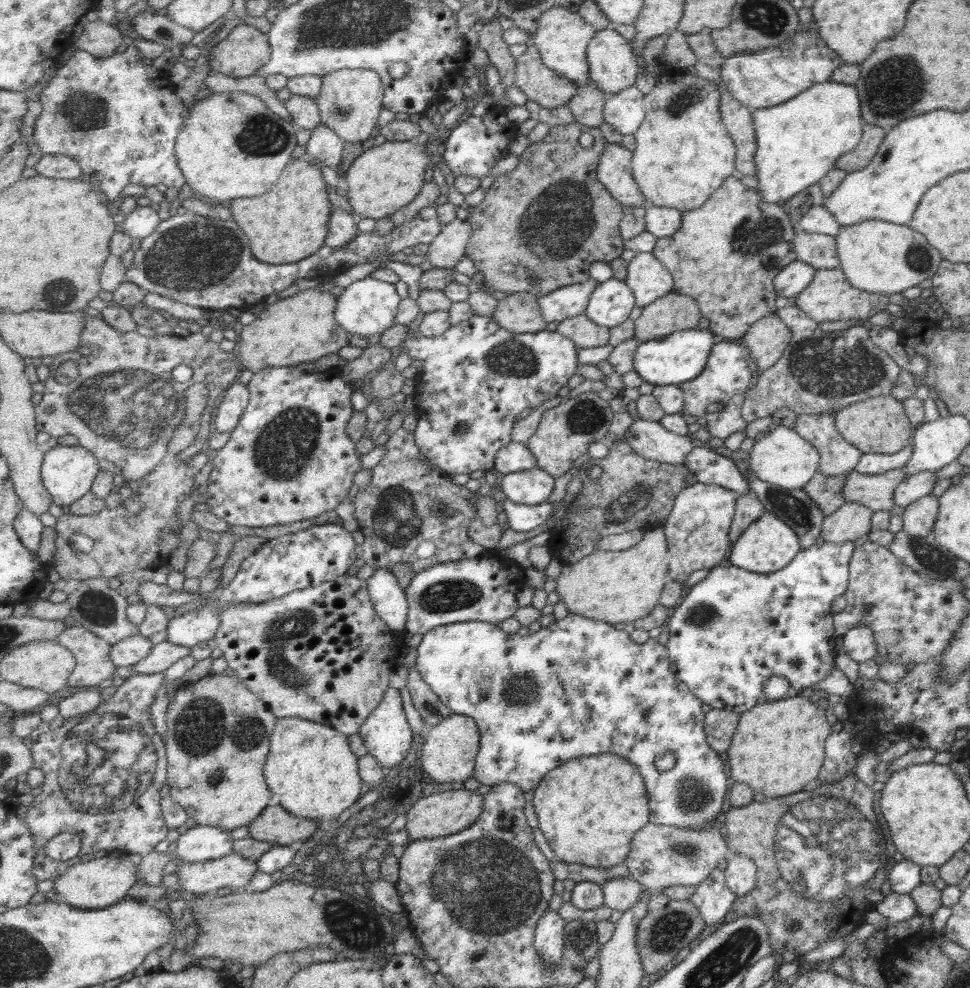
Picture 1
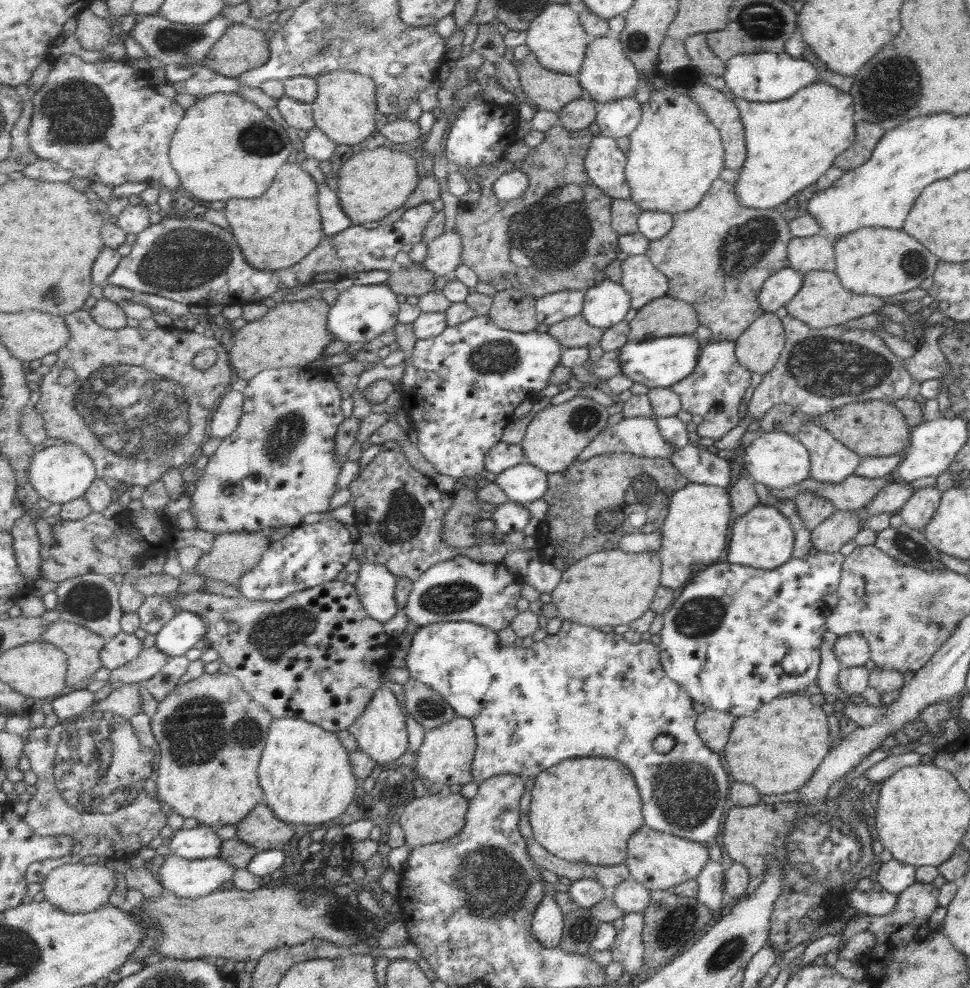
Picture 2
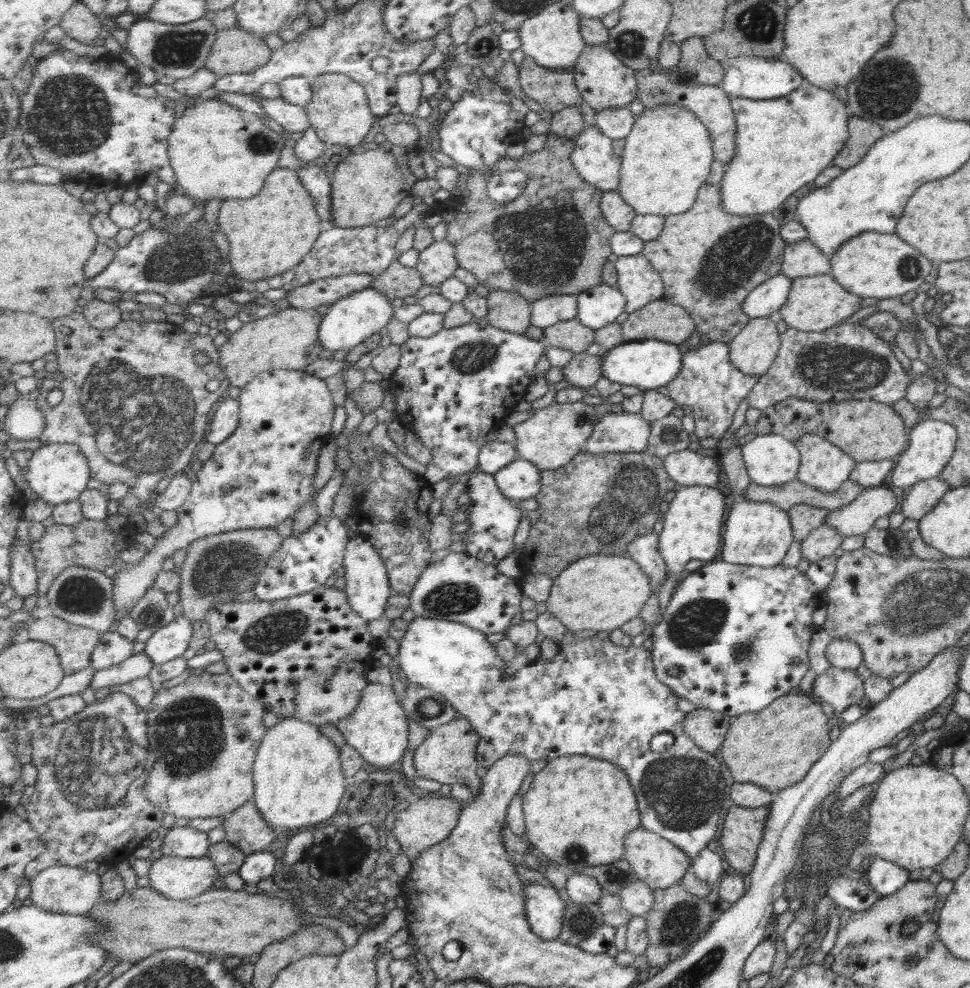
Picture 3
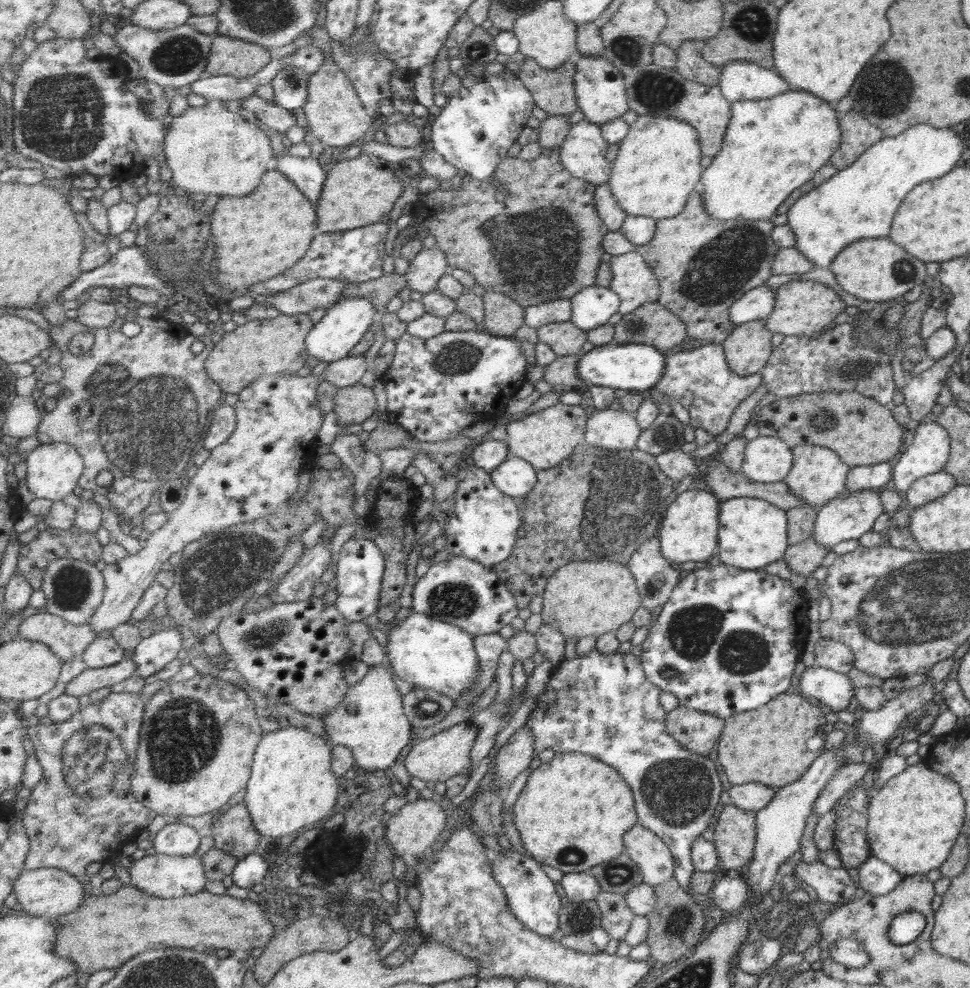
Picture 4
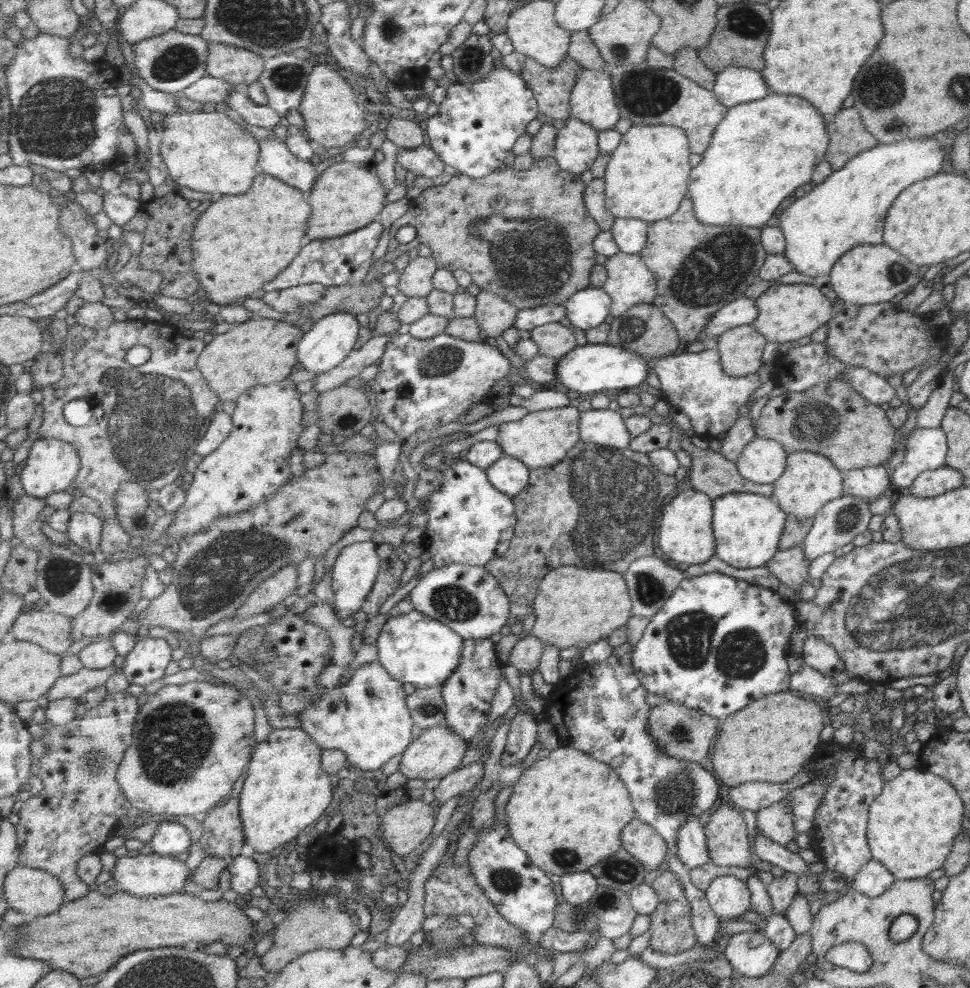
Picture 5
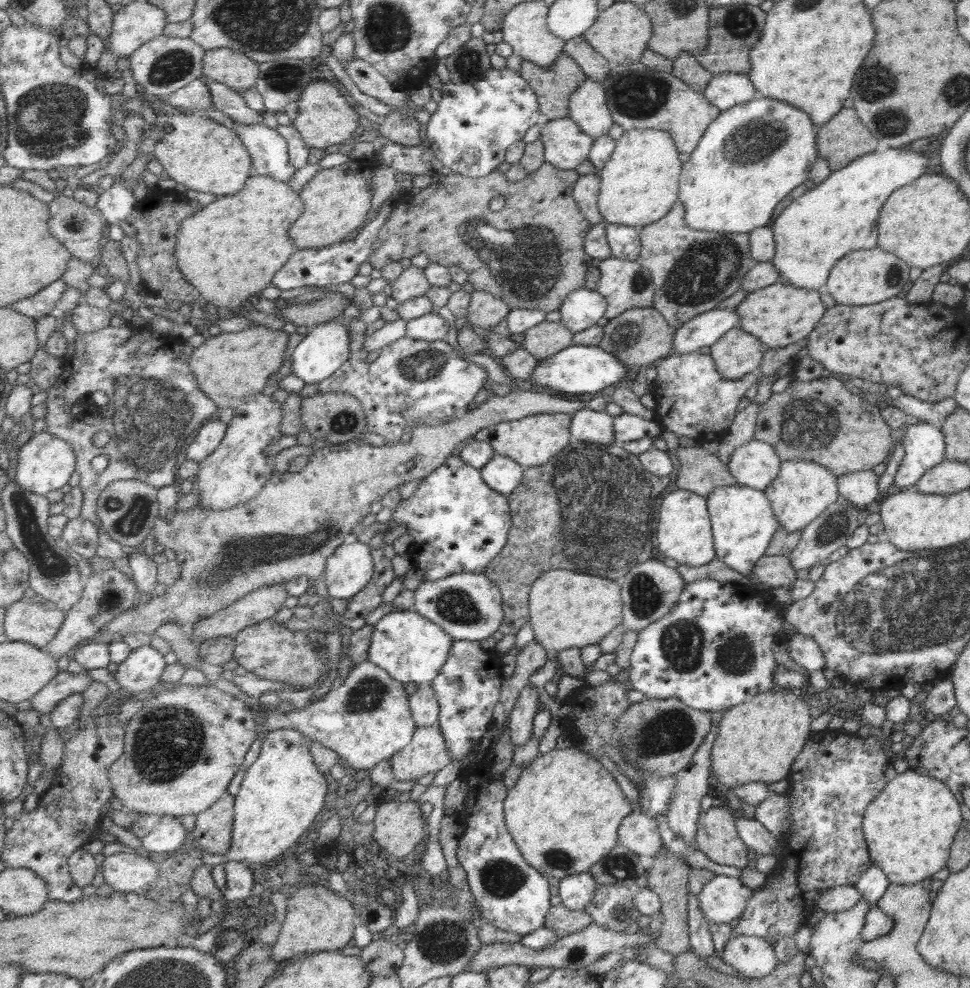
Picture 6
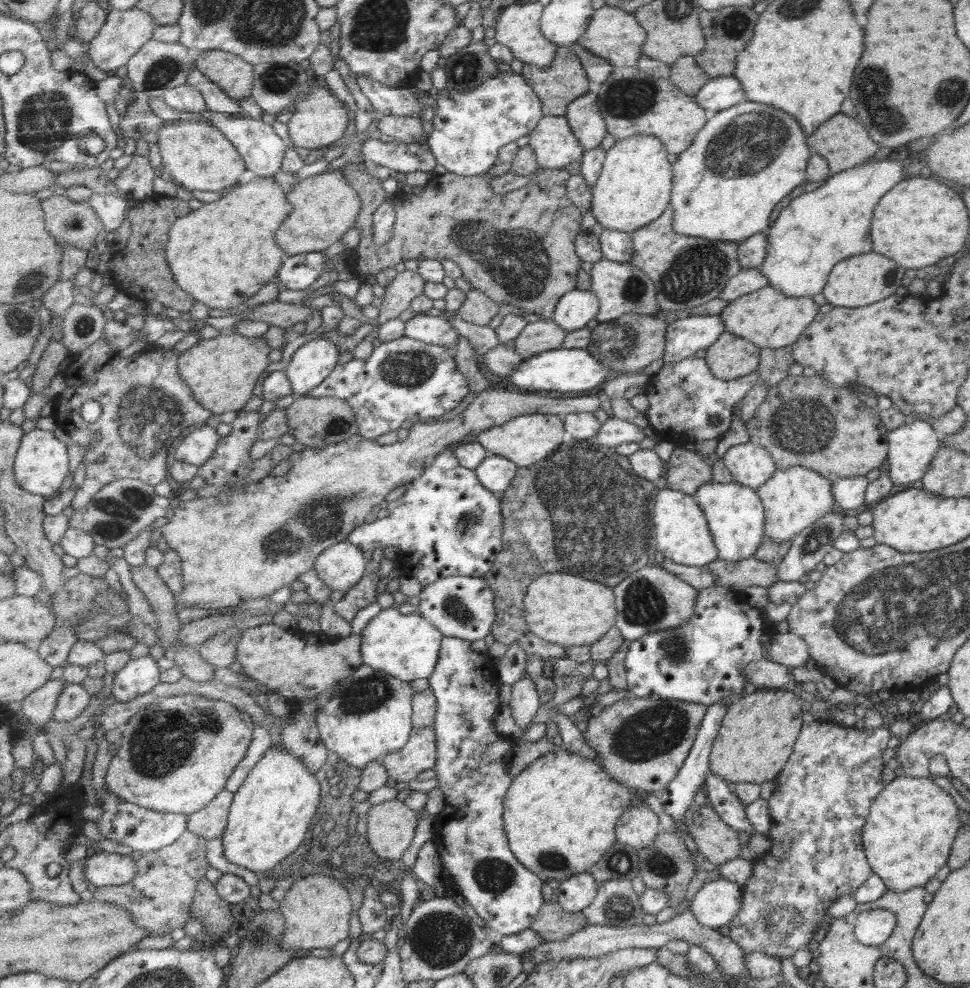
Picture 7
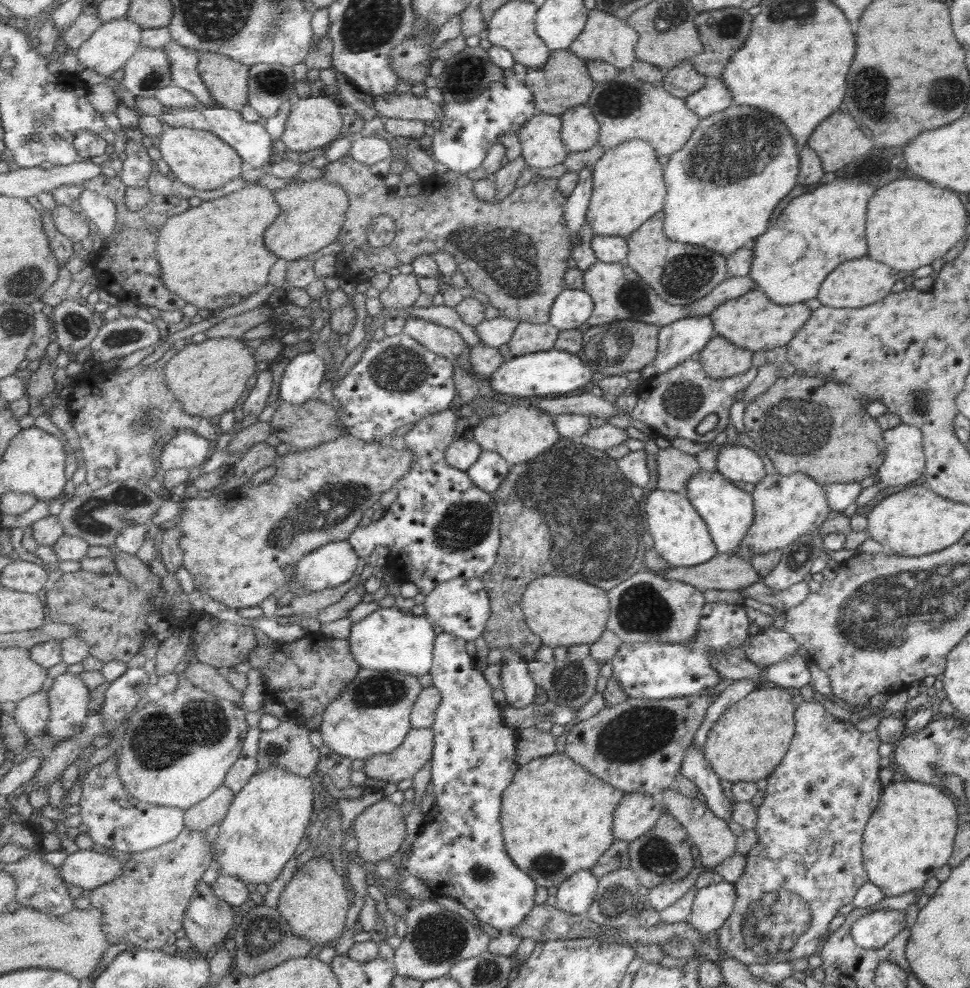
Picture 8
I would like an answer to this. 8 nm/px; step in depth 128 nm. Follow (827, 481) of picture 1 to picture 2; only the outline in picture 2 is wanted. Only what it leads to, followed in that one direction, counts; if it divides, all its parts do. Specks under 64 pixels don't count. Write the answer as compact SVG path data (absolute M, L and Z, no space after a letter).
M801 491L793 497L797 515L803 519L803 525L810 531L825 518L835 512L833 503L813 491Z

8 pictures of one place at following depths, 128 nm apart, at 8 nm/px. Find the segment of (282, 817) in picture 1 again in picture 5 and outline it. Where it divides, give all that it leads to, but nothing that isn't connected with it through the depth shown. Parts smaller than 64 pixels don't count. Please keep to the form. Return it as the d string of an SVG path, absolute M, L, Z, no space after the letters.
M239 796L228 798L202 817L200 845L207 855L237 858L245 848L245 825Z

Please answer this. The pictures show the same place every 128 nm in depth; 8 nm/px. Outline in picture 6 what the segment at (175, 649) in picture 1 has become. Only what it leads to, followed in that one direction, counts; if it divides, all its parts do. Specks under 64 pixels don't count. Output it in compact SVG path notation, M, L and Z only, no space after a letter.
M62 672L51 680L50 684L32 700L34 710L49 715L63 701L75 694L82 694L95 680L89 674L69 674Z

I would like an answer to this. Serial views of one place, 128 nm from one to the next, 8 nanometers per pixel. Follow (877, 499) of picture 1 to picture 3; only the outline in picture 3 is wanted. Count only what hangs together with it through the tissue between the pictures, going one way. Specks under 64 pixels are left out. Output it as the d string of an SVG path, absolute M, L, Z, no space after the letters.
M797 479L775 486L761 486L750 481L743 492L747 501L766 502L786 511L797 503L835 510L851 502L865 487L849 479L831 493L819 491Z

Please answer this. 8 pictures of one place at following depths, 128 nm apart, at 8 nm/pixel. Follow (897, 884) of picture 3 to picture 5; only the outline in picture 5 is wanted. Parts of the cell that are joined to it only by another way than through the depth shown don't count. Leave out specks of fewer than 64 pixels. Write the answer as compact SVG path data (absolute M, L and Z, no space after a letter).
M869 859L849 881L849 887L868 898L876 898L884 894L894 879L883 864Z

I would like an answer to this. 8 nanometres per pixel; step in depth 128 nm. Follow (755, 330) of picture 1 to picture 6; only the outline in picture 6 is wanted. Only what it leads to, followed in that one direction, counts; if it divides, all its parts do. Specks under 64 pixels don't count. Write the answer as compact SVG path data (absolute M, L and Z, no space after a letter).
M735 326L709 347L708 354L724 379L738 379L757 371L765 347L755 335Z

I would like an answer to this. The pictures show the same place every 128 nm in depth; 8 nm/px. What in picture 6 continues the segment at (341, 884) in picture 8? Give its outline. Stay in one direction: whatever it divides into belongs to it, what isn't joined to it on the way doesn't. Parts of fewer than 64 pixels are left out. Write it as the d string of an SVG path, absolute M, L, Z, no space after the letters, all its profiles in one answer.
M318 883L305 884L288 901L285 920L282 923L273 958L283 962L304 952L336 951L354 939L358 923L352 900L342 898L337 892L327 890Z

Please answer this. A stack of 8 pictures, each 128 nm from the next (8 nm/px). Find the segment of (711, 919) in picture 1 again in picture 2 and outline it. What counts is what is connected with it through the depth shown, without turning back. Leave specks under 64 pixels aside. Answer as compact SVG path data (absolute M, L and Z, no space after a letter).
M709 860L695 880L698 887L694 898L711 912L718 911L723 902L723 886L721 886L723 868L721 864Z

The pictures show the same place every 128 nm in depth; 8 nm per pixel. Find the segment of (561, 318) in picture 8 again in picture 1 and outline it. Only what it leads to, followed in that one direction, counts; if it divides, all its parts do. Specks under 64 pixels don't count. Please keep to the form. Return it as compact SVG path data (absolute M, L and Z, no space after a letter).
M611 277L594 291L586 315L595 323L611 328L625 322L636 304L634 290L625 281Z

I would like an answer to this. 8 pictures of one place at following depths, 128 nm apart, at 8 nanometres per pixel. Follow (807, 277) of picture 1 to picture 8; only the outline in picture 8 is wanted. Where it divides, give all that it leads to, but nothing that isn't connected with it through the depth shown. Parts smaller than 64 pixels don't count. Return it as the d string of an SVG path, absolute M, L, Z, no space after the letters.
M708 315L701 317L685 317L671 324L662 326L659 334L659 352L657 358L649 367L641 370L642 379L659 376L677 365L681 365L683 361L691 358L691 354L699 352L708 340L714 335L713 323Z

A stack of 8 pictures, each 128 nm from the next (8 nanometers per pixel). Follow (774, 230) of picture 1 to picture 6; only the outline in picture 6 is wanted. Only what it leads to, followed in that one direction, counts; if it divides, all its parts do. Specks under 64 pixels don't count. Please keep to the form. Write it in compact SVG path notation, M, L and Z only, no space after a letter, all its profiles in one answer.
M678 201L667 217L639 229L642 250L637 261L654 276L653 307L676 329L731 296L756 263L751 257L748 233L691 229L686 215L687 208Z

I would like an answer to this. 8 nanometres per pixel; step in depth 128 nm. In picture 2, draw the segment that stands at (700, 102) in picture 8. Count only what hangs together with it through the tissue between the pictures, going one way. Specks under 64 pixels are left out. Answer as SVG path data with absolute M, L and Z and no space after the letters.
M787 53L738 54L724 63L722 79L734 98L749 102L777 102L793 96L799 88L819 80L818 70L803 57L791 57Z

